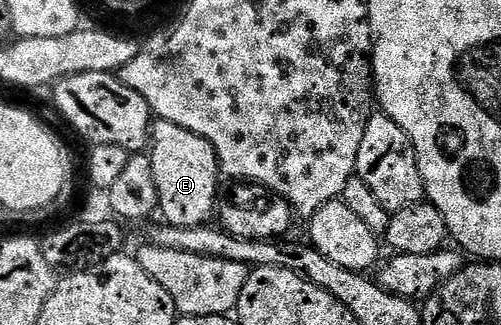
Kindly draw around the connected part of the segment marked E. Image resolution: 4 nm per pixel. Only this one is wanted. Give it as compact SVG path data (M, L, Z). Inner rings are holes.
M156 119L151 126L149 155L153 162L153 179L157 181L159 212L164 216L162 219L178 228L210 225L220 199L221 169L215 147L205 138L181 126L173 126L173 122Z

